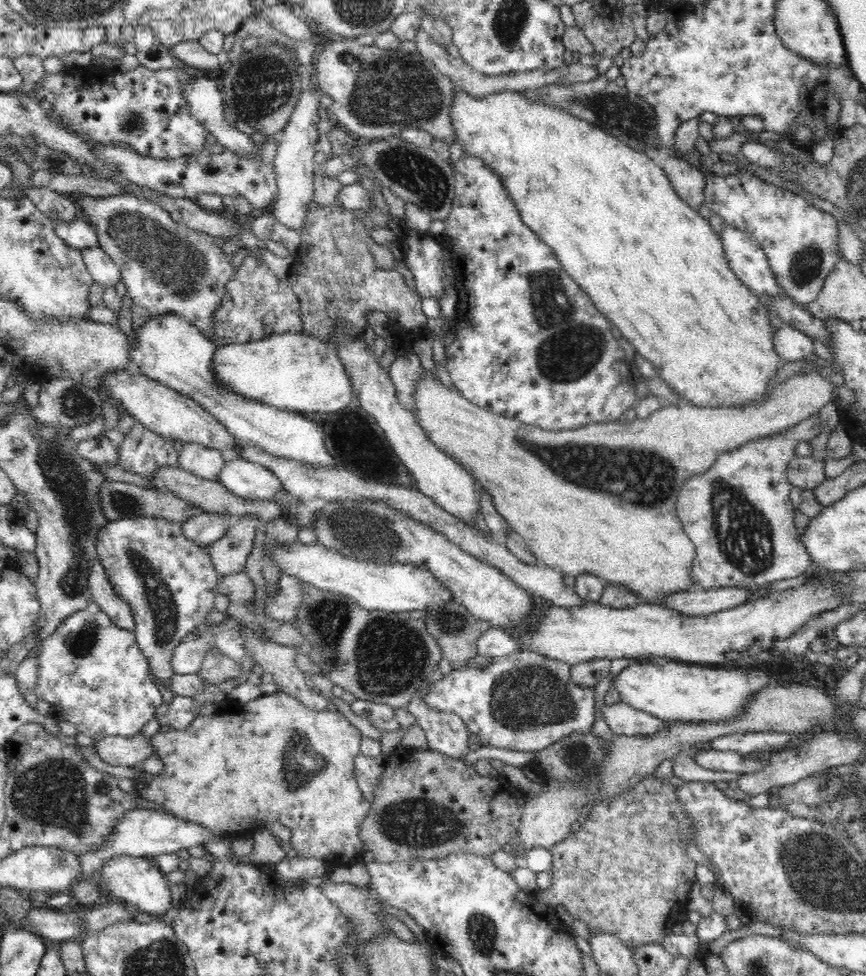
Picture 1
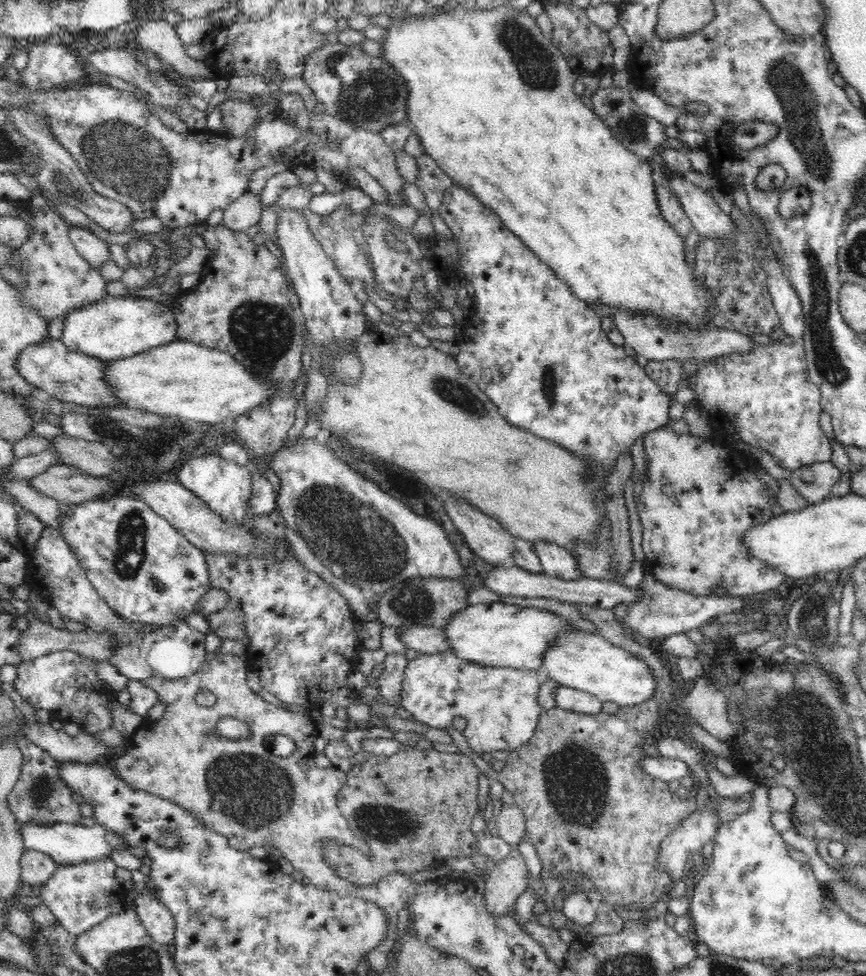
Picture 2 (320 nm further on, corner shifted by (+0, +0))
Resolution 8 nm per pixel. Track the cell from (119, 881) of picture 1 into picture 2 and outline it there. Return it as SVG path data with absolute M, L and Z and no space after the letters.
M147 889L136 898L135 911L152 940L164 946L175 943L174 915Z

